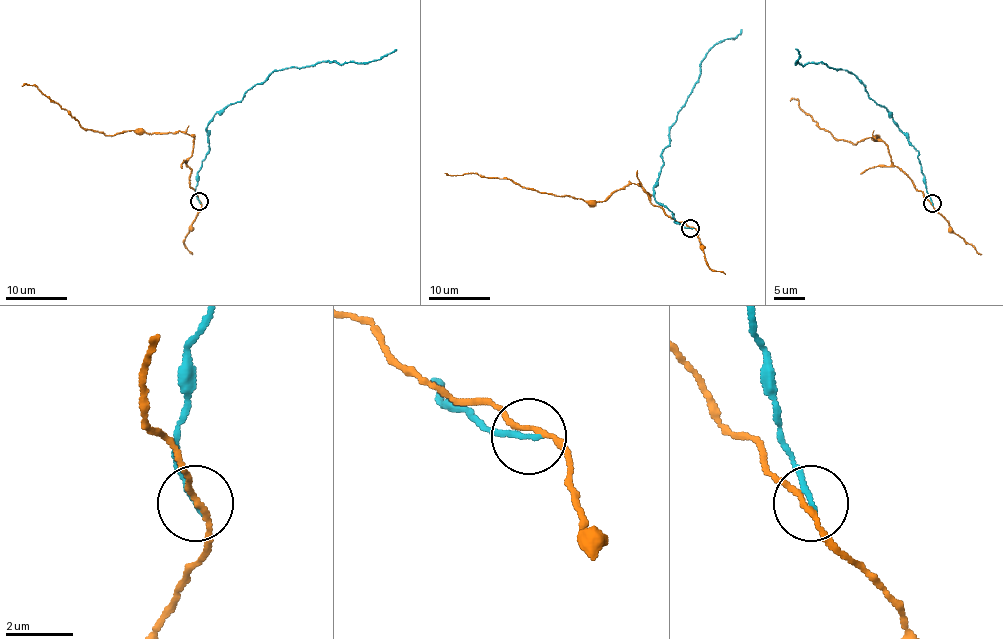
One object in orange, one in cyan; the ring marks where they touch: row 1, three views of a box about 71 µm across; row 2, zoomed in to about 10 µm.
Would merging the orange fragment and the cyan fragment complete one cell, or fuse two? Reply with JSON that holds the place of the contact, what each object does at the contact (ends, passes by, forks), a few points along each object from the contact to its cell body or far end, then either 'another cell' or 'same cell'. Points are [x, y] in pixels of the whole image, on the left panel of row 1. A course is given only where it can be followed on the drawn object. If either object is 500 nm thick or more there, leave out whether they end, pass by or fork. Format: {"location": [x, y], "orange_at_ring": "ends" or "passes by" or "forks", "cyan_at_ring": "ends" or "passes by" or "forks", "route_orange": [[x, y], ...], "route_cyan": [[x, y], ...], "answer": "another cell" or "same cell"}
{"location": [199, 201], "orange_at_ring": "passes by", "cyan_at_ring": "ends", "route_orange": [[200, 202], [186, 164], [194, 140], [190, 134], [103, 134], [83, 129], [35, 86], [22, 86]], "route_cyan": [[199, 200], [196, 176], [213, 116], [274, 71], [327, 61], [367, 63], [396, 49]], "answer": "another cell"}

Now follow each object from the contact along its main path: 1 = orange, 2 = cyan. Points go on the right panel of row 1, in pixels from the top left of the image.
1: (932, 204), (879, 138), (836, 140), (790, 101)
2: (931, 203), (917, 150), (886, 108), (876, 104), (847, 70), (820, 62), (796, 64), (800, 57), (796, 49)

